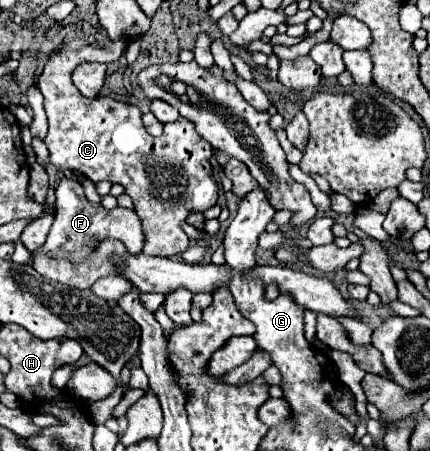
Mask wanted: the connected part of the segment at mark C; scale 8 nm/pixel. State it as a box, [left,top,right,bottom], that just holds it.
[39,37,219,257]

